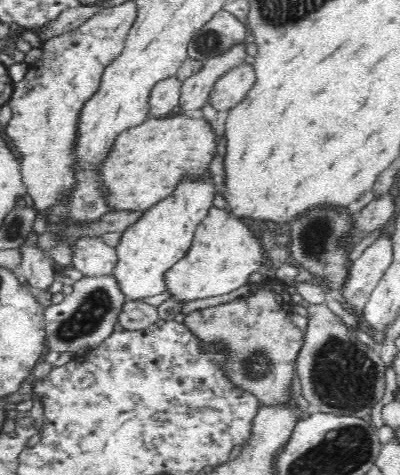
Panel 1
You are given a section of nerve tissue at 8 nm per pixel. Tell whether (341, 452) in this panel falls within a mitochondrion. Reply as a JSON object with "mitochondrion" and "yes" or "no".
{"mitochondrion":"yes"}

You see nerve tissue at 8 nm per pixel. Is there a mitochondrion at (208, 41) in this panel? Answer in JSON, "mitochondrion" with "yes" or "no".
{"mitochondrion":"yes"}

